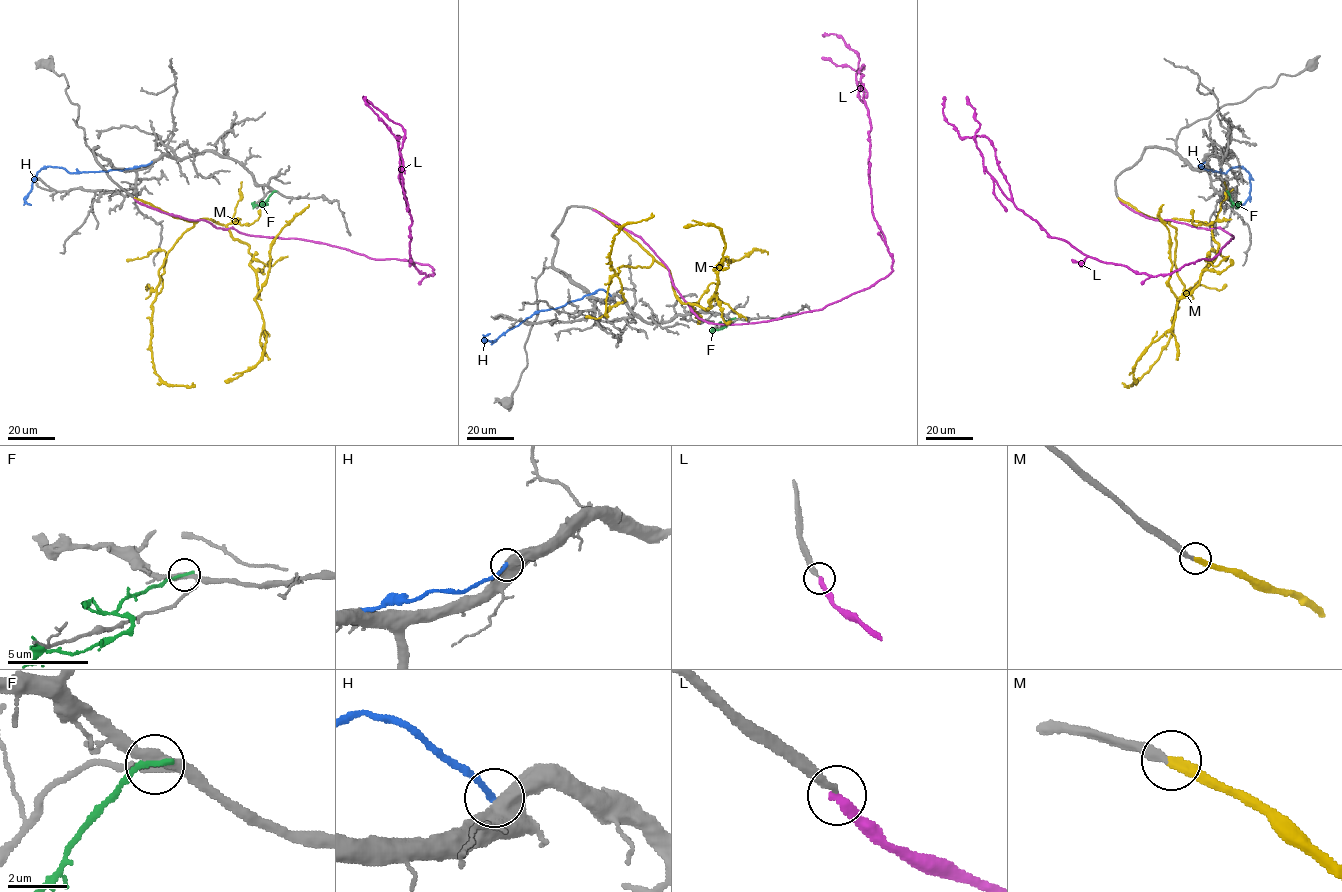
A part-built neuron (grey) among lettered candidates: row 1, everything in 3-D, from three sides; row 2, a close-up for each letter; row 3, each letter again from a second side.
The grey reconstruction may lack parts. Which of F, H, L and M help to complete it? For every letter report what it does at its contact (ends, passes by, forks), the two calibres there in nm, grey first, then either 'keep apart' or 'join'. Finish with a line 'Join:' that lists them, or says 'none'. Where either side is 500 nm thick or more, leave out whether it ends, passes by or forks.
F: it ends | 280/200 nm | keep apart
H: 800/200 nm | keep apart
L: it ends | 280/300 nm | keep apart
M: it ends | 300/340 nm | join
Join: M

